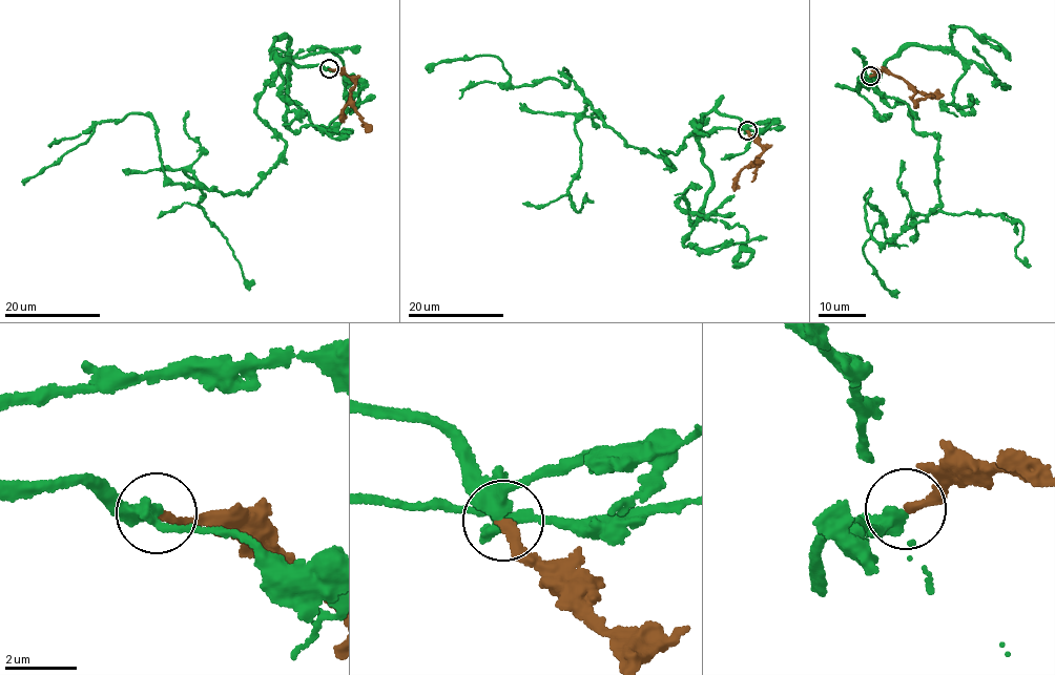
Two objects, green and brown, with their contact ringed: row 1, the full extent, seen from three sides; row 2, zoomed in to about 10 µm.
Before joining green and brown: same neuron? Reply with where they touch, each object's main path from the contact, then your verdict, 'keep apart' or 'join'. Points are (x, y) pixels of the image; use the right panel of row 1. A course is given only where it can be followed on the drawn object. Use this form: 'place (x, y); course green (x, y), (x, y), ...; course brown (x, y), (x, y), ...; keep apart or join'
place (870, 76); course green (870, 76), (854, 91), (871, 75), (938, 138), (925, 219), (882, 245), (865, 196), (896, 298); course brown (870, 76), (882, 70), (903, 79), (915, 93), (912, 100), (915, 102), (934, 97); join

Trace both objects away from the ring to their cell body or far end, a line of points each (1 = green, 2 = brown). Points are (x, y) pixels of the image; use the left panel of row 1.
1: (328, 68), (272, 51), (256, 110), (283, 160), (251, 191), (172, 182), (133, 112), (23, 185)
2: (329, 68), (344, 74), (355, 85), (351, 91), (352, 107), (366, 126), (361, 126)

